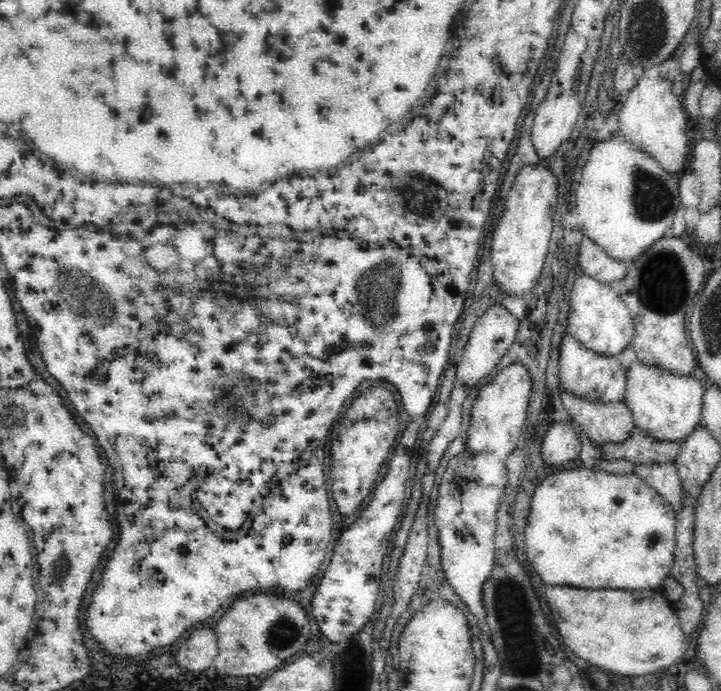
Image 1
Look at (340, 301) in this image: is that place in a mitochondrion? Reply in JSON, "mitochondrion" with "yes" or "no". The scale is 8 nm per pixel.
{"mitochondrion":"no"}

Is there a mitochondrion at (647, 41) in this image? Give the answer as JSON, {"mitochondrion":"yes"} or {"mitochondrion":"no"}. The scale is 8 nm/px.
{"mitochondrion":"yes"}

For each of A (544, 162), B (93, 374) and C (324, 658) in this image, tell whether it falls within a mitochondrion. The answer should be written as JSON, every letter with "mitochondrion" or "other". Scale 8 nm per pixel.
{"A":"other","B":"other","C":"other"}

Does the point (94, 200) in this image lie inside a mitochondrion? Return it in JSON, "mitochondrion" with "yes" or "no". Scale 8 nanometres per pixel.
{"mitochondrion":"no"}

